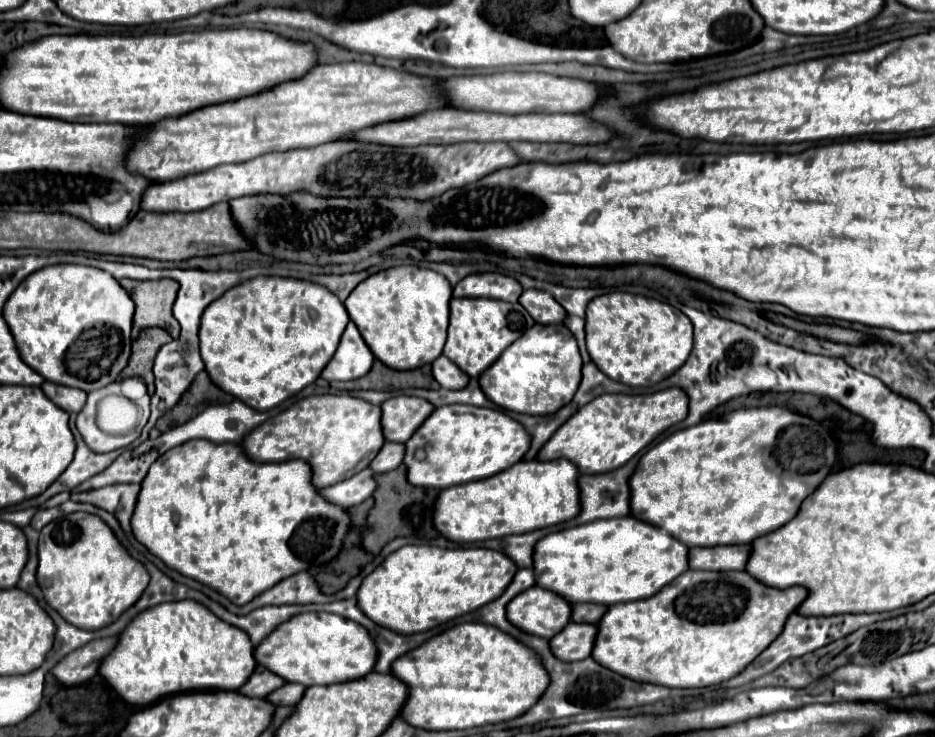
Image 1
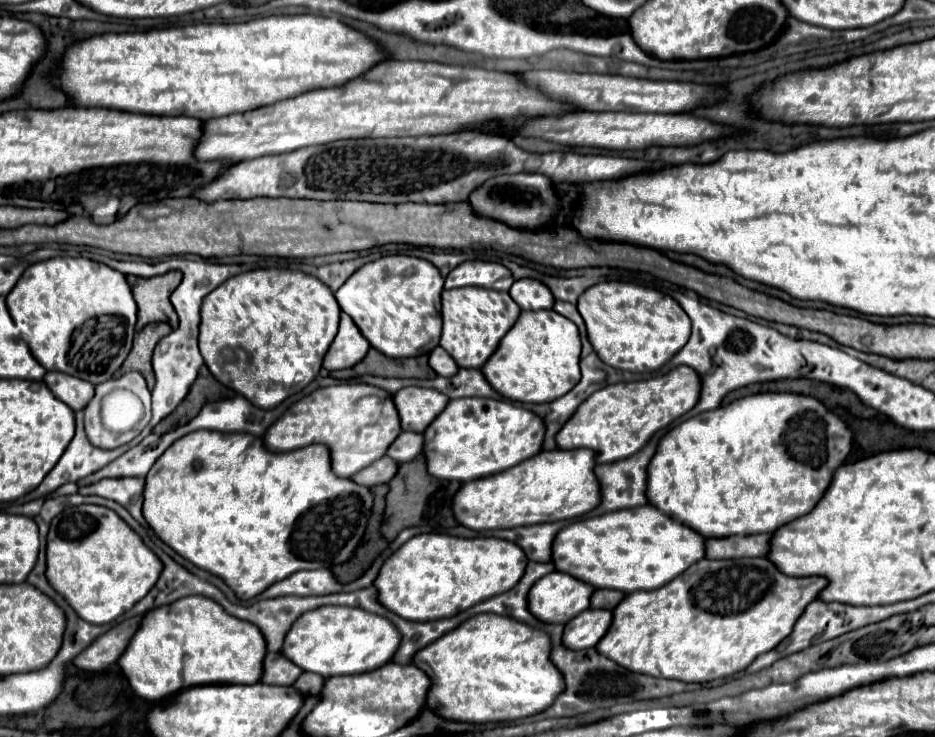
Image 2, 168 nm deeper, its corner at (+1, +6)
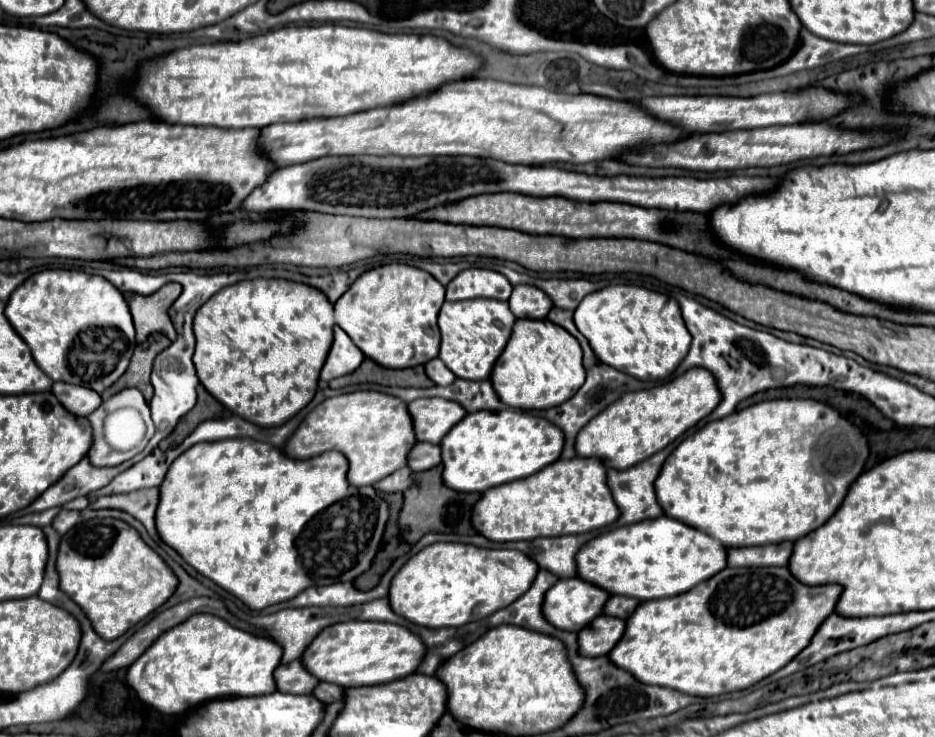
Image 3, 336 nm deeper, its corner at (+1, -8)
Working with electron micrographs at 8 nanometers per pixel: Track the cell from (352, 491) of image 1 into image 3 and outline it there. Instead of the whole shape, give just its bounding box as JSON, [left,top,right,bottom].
[373,466,411,492]

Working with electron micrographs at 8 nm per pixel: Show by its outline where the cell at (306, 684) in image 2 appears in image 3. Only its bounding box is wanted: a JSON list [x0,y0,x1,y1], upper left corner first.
[311,682,343,704]

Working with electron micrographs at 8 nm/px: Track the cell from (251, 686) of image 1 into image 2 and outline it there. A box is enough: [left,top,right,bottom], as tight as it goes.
[261,652,303,686]

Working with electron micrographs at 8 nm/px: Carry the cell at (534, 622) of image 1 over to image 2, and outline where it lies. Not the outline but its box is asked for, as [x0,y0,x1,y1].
[529,572,595,624]

